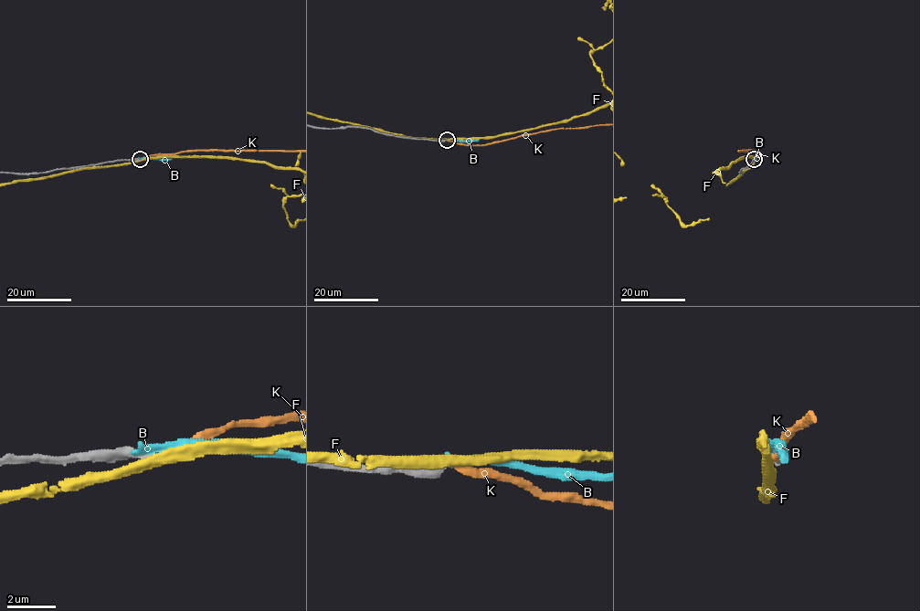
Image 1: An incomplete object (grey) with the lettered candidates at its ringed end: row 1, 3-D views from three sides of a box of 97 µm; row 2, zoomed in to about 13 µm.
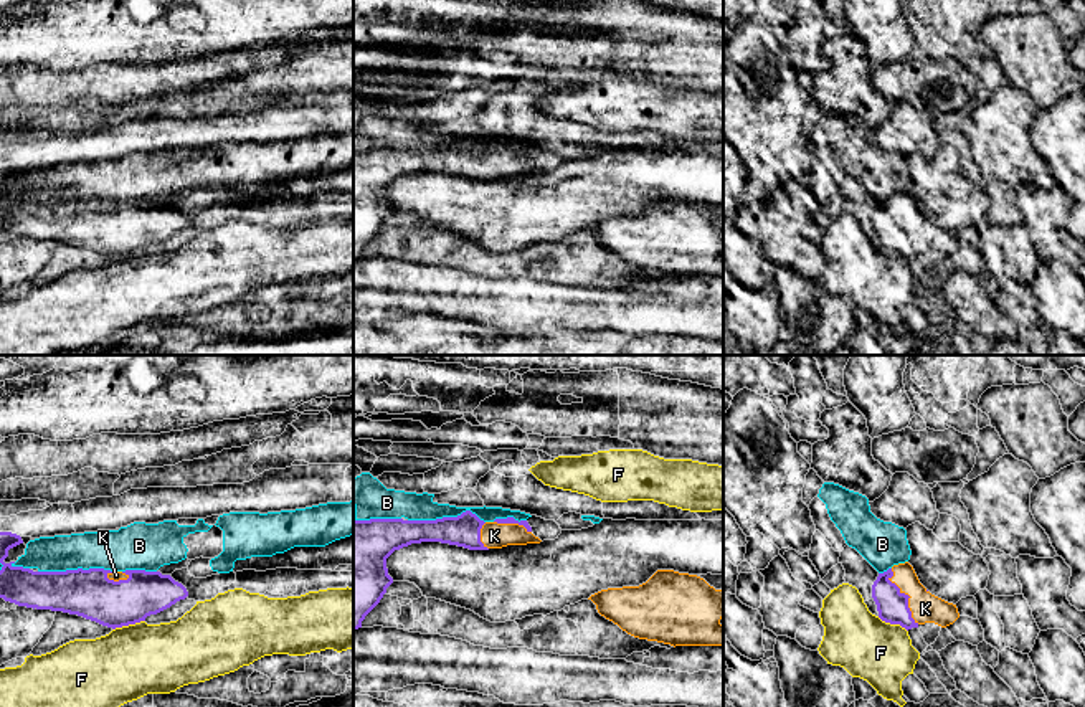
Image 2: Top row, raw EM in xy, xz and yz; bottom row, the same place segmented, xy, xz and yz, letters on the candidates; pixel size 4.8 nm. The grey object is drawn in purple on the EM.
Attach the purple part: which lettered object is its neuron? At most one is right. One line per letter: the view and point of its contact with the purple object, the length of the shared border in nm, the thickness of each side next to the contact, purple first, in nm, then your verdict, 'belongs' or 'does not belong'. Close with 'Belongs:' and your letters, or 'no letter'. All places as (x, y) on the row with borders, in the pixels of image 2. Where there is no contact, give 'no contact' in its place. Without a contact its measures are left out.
B: meets purple in xz at (446, 517); contact 380 nm long; 160 nm thick on the purple side, 140 nm on the other; does not belong
F: meets purple in xy at (127, 625); contact 170 nm long; 240 nm thick on the purple side, 360 nm on the other; does not belong
K: meets purple in yz at (907, 595); contact 300 nm long; 150 nm thick on the purple side, 140 nm on the other; belongs
Belongs: K

